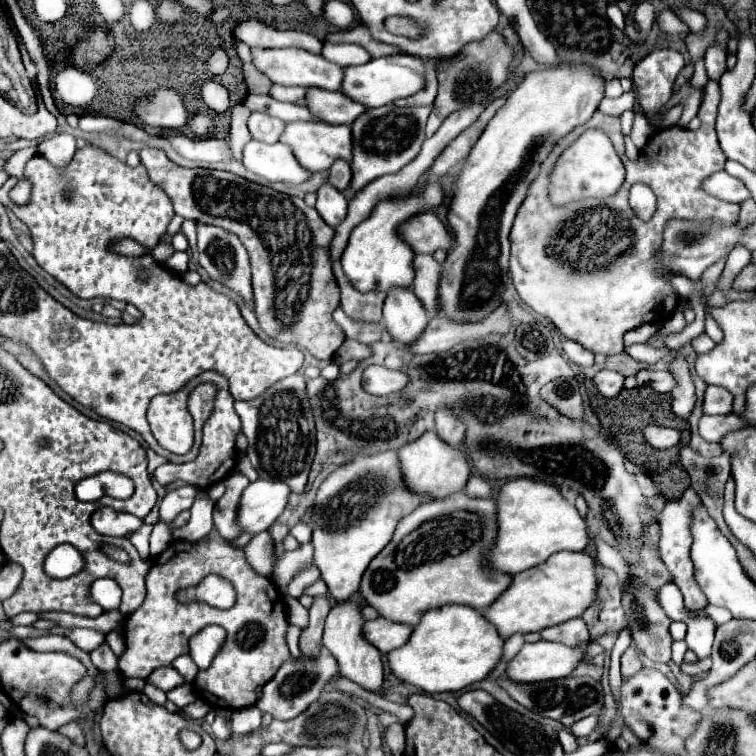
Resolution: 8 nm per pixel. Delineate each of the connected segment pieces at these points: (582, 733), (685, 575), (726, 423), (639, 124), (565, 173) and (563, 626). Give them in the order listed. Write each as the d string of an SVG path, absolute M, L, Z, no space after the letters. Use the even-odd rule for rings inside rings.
M596 715L584 717L584 719L576 721L576 723L570 727L570 731L572 731L576 737L586 737L586 735L590 735L590 733L592 733L592 729L594 729L596 721L598 721L598 719L596 719Z
M688 487L684 491L684 495L680 497L680 501L668 501L664 511L660 513L658 521L660 521L660 557L662 561L666 563L668 571L674 575L674 583L678 585L678 589L682 591L684 595L684 605L690 609L690 611L698 611L698 609L704 609L704 595L700 591L700 587L696 585L694 581L694 566L690 559L690 551L692 545L692 535L690 533L690 524L694 519L694 509L702 505L702 499L700 495Z
M734 413L730 415L716 415L716 417L708 417L704 415L700 419L700 435L706 441L722 441L722 437L734 429L744 429L750 427L750 423L744 417L738 417Z
M636 113L636 117L634 117L634 127L632 127L632 133L630 133L634 145L636 145L638 149L642 149L644 143L648 141L648 137L650 137L652 133L654 133L654 129L648 125L644 113Z
M588 129L556 161L550 177L550 197L556 205L564 205L584 197L608 197L618 191L622 181L624 165L616 155L608 135L598 129Z
M576 617L576 619L564 621L560 625L548 627L544 631L540 631L540 635L546 641L558 641L558 643L562 643L566 647L572 647L572 649L590 641L590 633L588 633L588 627L582 621L582 617Z

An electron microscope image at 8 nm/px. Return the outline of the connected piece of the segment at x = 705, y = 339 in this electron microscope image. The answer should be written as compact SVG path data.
M702 333L700 337L696 337L694 341L692 341L692 347L694 347L694 351L698 353L698 355L702 355L702 353L710 353L710 349L714 349L714 341L706 335L706 333Z

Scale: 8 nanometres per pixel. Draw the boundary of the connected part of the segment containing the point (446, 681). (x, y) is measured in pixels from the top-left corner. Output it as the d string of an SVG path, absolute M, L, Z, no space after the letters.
M446 605L430 609L422 615L422 621L414 627L406 645L386 655L392 673L426 693L462 691L464 687L486 679L486 675L500 661L504 639L500 639L496 627L488 623L482 613L466 605Z

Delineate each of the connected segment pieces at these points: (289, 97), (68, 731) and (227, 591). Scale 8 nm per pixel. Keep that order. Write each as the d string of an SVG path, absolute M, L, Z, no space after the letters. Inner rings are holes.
M272 85L270 87L270 95L278 101L290 101L296 103L298 99L304 97L304 89L302 87L282 87L282 85Z
M72 721L70 725L62 725L62 729L58 729L58 733L60 735L68 735L68 739L70 741L74 741L76 745L84 745L84 731L82 731L82 725L80 723L76 723L76 721Z
M208 575L202 583L198 583L196 587L190 589L182 589L176 594L176 599L180 603L192 603L192 601L202 601L202 603L210 603L212 607L220 607L220 609L228 609L236 603L236 593L234 587L224 581L222 577L216 575Z

